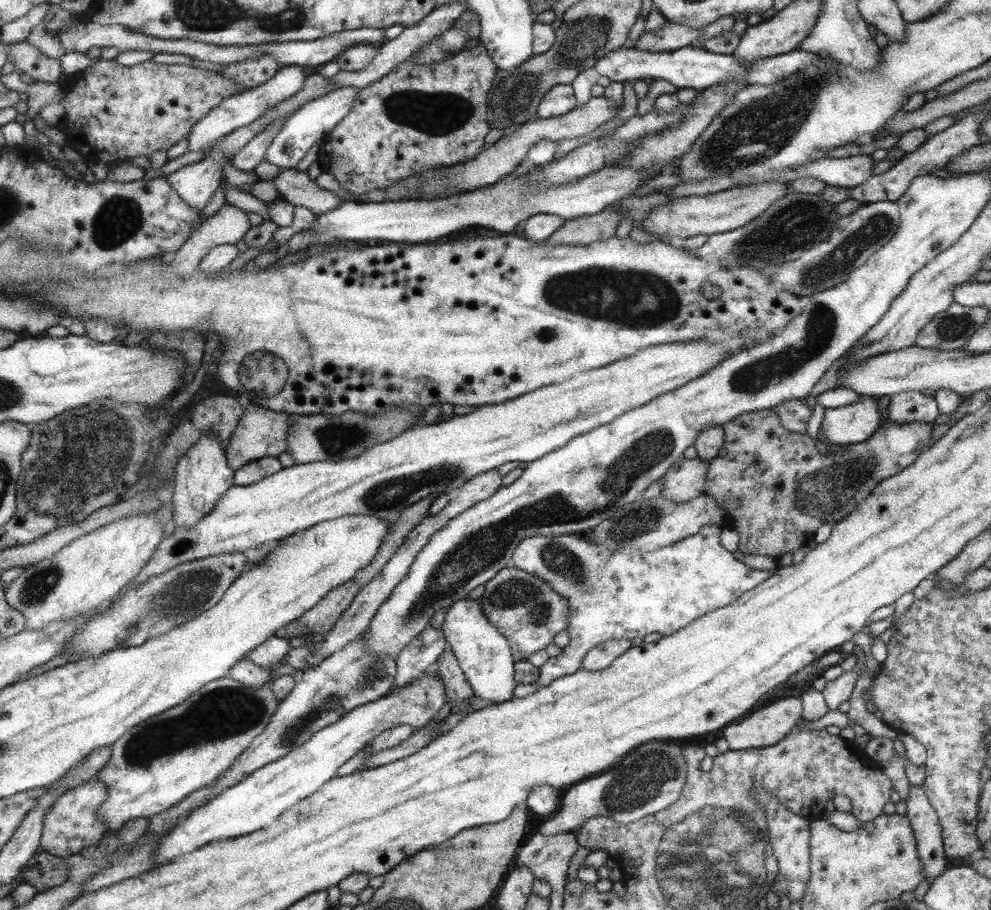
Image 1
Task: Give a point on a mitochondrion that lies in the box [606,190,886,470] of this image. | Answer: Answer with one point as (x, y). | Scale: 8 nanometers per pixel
(759, 374)

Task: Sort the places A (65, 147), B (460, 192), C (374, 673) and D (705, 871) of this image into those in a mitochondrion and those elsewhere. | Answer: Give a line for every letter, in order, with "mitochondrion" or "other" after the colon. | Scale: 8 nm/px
A: other
B: other
C: mitochondrion
D: mitochondrion

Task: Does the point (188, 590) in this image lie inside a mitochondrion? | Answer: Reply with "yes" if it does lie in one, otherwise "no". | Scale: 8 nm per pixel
yes

